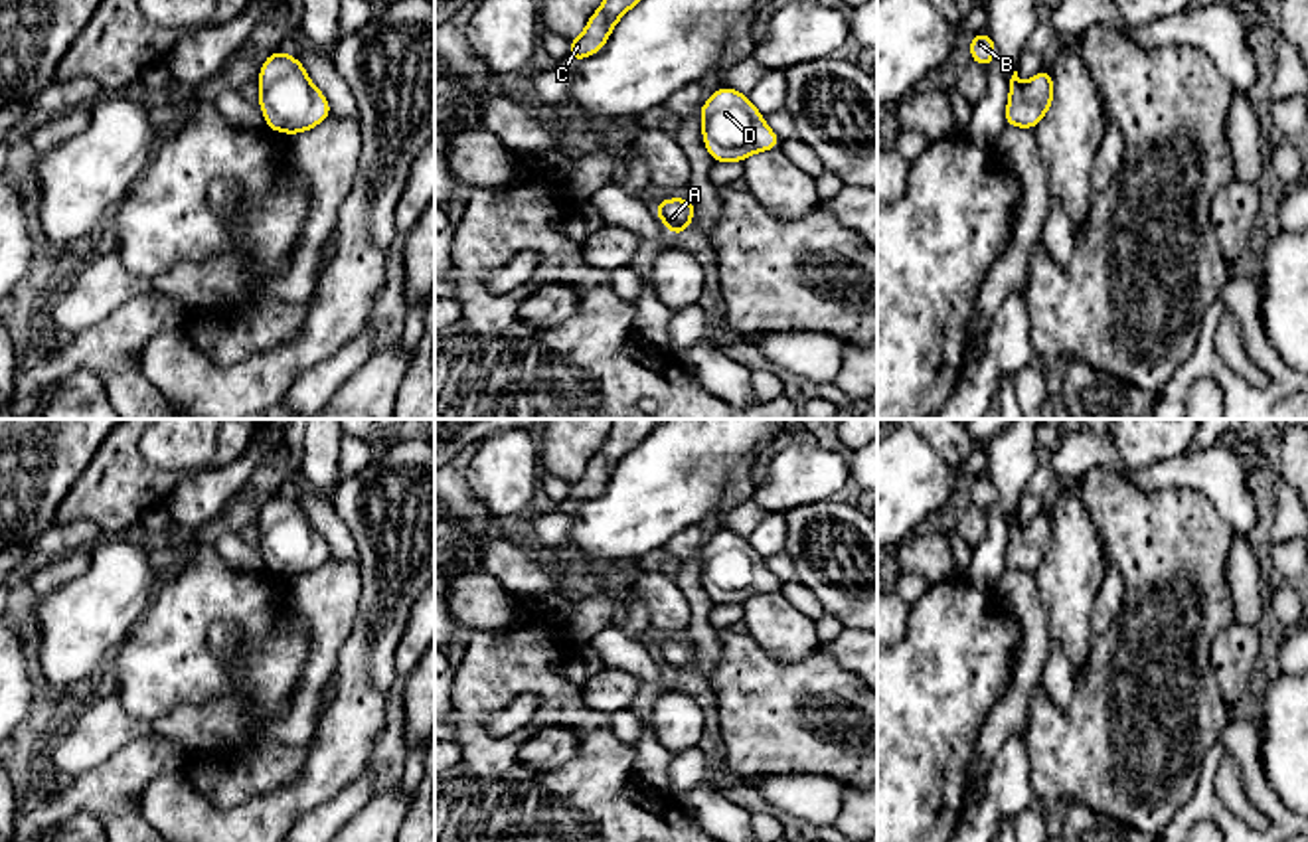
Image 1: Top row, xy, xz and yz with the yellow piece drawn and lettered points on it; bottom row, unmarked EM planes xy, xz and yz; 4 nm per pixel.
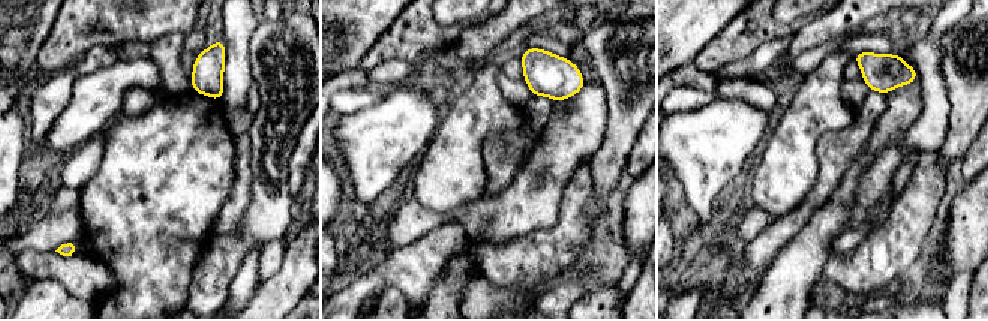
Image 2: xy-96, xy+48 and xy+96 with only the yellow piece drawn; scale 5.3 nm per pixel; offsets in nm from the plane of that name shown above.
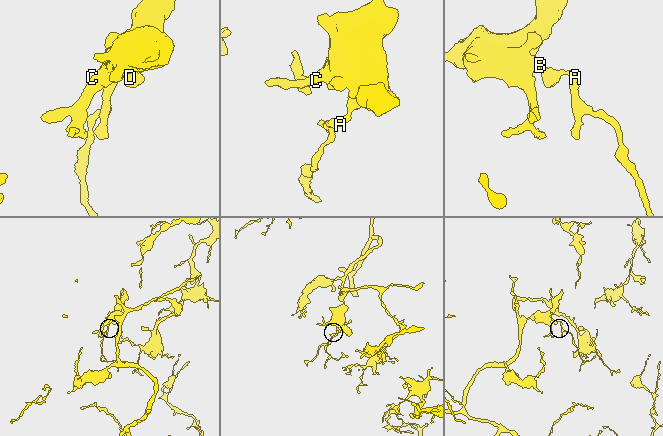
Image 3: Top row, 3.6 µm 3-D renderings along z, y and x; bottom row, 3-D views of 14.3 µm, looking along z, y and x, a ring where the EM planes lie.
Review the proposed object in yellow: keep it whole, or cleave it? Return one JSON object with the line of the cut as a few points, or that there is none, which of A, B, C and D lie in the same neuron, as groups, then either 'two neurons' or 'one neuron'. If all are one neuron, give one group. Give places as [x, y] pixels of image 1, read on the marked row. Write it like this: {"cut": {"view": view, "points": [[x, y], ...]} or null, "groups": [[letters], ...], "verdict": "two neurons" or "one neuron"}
{"cut": null, "groups": [["A", "B", "C", "D"]], "verdict": "one neuron"}

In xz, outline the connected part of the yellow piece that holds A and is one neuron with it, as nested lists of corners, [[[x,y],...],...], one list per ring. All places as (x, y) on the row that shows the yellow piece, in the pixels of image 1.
[[[688,196],[682,200],[666,198],[654,206],[654,211],[674,235],[682,235],[695,213],[694,202]]]

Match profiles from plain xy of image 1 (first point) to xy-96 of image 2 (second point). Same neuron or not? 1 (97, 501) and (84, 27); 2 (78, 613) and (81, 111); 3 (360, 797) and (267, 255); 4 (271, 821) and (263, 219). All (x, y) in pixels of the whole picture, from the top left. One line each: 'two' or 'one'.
1: one
2: one
3: one
4: one

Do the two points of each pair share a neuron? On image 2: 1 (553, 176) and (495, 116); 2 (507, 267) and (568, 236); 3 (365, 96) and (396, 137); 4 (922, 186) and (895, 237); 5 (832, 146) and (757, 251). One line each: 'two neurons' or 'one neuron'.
1: two neurons
2: one neuron
3: two neurons
4: one neuron
5: one neuron

